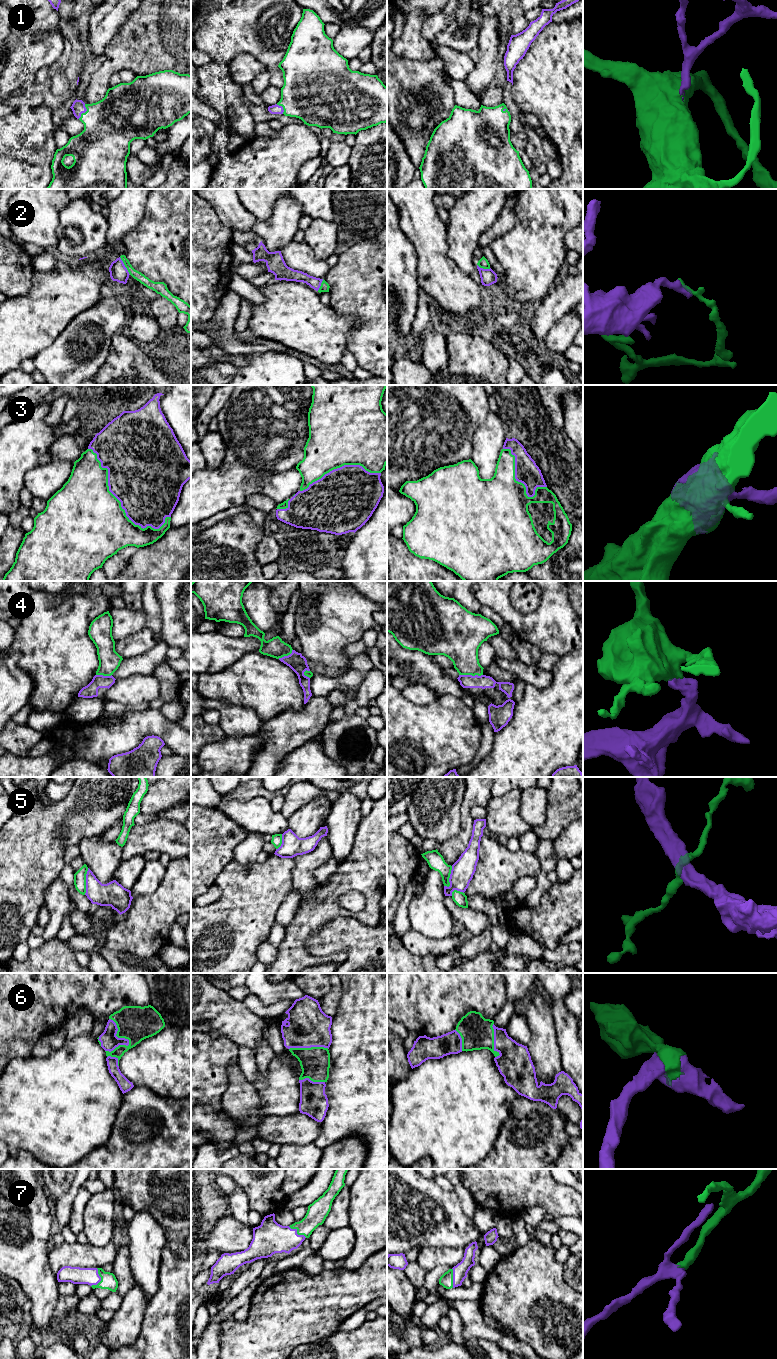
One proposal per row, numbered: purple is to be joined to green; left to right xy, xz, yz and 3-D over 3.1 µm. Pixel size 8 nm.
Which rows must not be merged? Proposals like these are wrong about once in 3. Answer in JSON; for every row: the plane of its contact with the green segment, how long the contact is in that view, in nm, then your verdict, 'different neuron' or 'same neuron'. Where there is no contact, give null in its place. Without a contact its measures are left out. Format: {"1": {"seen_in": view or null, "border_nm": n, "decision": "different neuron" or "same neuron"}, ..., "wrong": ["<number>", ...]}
{"1": {"seen_in": "xy", "border_nm": 130, "decision": "same neuron"}, "2": {"seen_in": "xy", "border_nm": 170, "decision": "different neuron"}, "3": {"seen_in": "xy", "border_nm": 850, "decision": "same neuron"}, "4": {"seen_in": "yz", "border_nm": 190, "decision": "different neuron"}, "5": {"seen_in": "xy", "border_nm": 220, "decision": "different neuron"}, "6": {"seen_in": "xy", "border_nm": 280, "decision": "same neuron"}, "7": {"seen_in": "xy", "border_nm": 160, "decision": "same neuron"}, "wrong": ["2", "4", "5"]}

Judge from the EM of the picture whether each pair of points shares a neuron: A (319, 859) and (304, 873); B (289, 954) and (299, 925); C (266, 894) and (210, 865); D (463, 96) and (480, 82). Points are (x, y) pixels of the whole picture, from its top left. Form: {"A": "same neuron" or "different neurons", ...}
{"A": "same neuron", "B": "same neuron", "C": "different neurons", "D": "different neurons"}

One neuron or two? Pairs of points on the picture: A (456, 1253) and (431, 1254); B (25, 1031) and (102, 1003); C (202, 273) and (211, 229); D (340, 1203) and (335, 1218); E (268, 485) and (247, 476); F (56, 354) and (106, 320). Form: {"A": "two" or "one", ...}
{"A": "one", "B": "one", "C": "one", "D": "one", "E": "two", "F": "one"}

